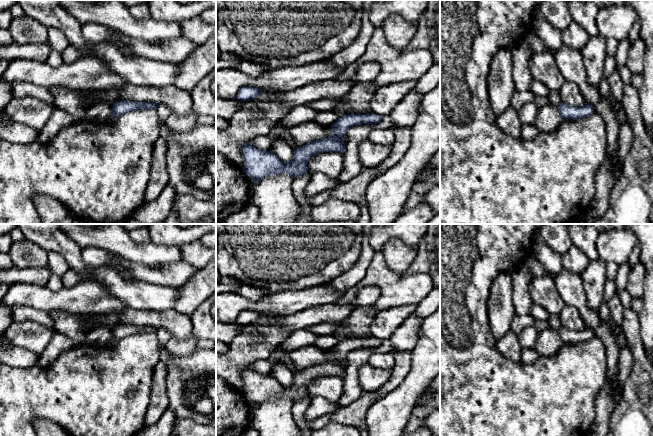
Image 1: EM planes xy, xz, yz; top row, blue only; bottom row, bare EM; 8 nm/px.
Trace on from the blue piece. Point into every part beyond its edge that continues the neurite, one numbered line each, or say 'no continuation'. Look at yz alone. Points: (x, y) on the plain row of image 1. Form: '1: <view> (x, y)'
no continuation

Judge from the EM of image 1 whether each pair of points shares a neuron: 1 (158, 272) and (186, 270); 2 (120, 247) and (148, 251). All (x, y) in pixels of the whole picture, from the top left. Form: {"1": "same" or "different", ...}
{"1": "same", "2": "same"}

